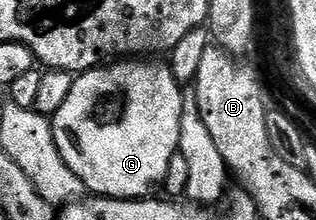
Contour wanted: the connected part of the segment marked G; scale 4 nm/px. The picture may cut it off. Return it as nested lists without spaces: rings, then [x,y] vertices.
[[[115,61],[84,71],[74,80],[65,103],[51,119],[51,132],[67,168],[83,182],[88,192],[108,199],[145,199],[167,182],[171,158],[179,150],[183,91],[166,62]]]

